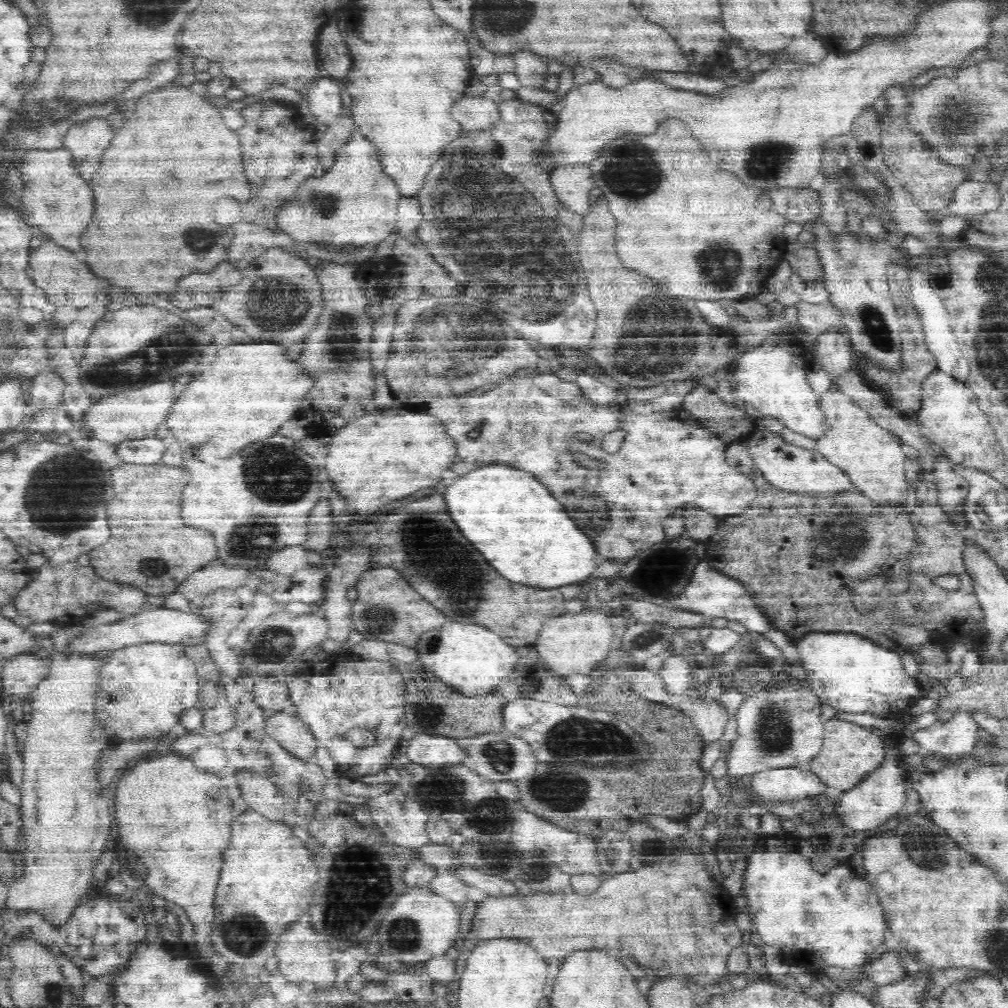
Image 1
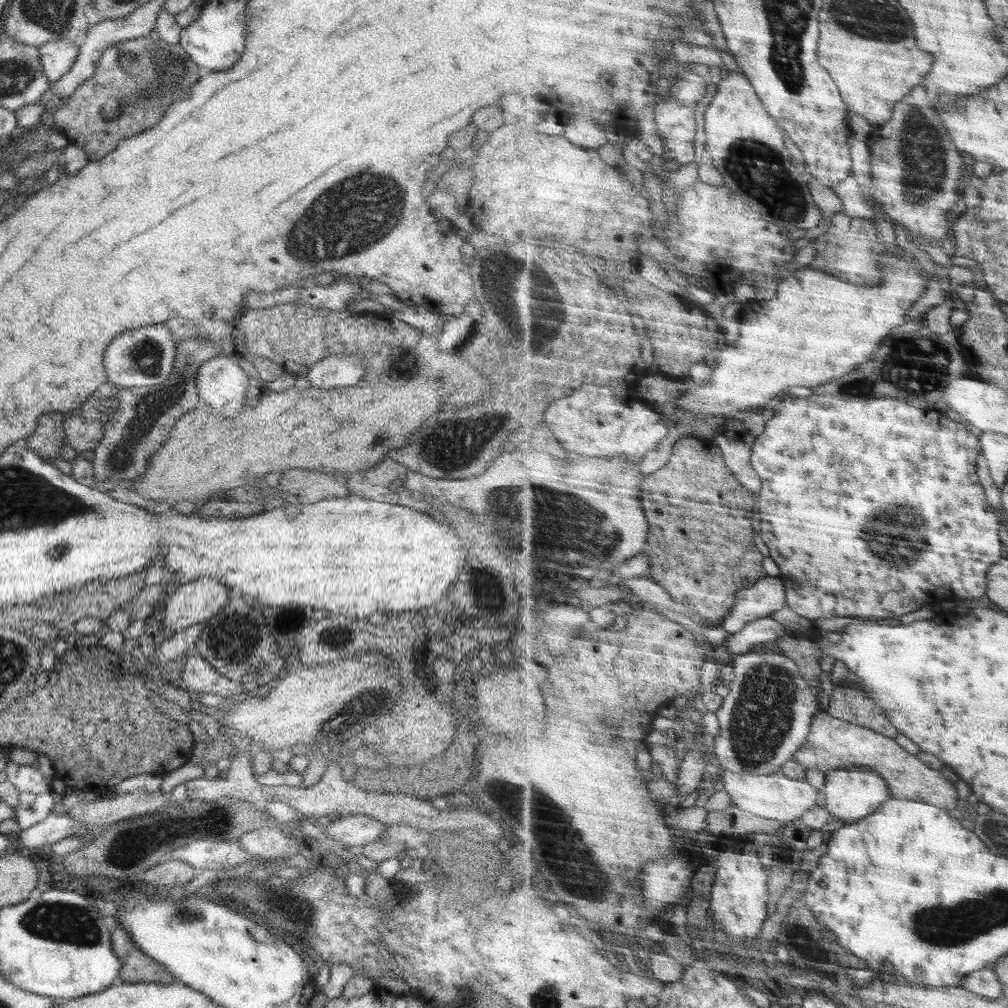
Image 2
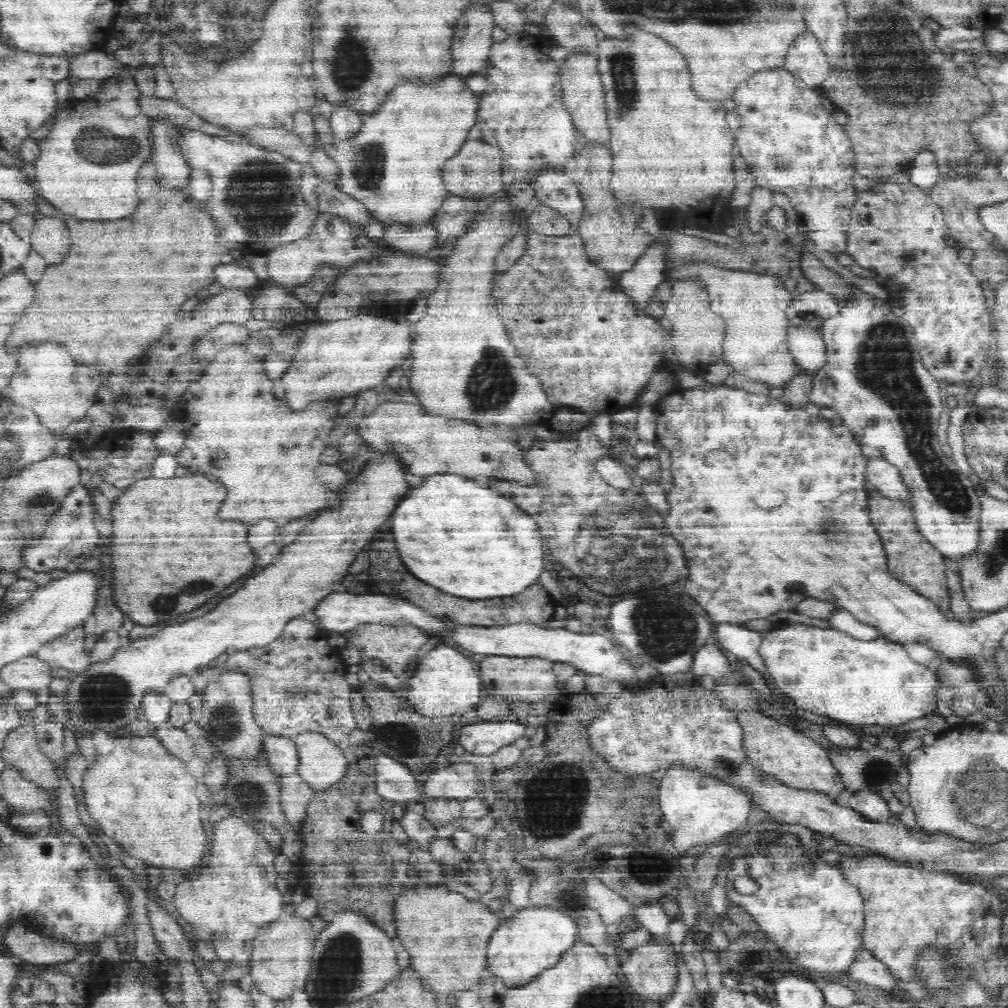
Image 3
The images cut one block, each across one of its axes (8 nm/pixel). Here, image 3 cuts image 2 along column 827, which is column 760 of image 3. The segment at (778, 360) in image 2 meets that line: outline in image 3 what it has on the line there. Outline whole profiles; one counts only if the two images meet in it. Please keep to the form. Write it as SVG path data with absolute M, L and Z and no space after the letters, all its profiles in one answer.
M699 264L670 270L670 280L700 277L710 293L711 310L726 322L722 356L740 376L756 380L768 388L783 388L800 375L800 365L788 348L789 329L786 311L795 293L790 292L778 275Z

